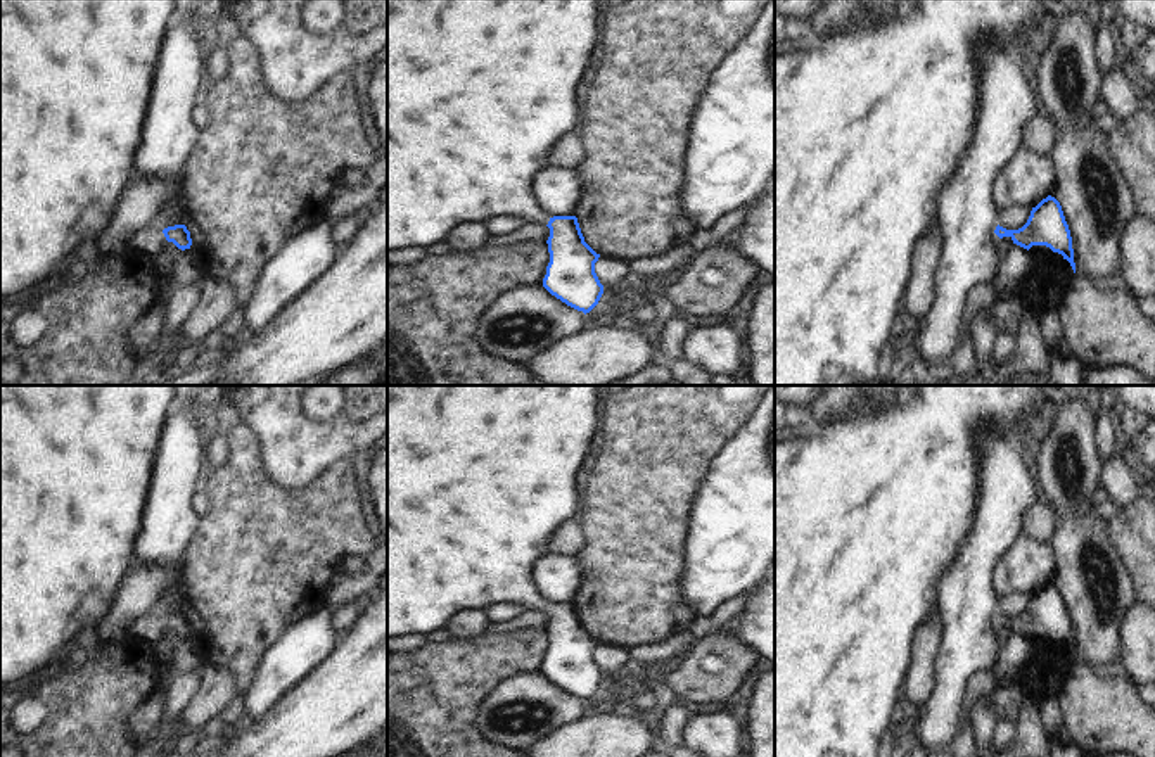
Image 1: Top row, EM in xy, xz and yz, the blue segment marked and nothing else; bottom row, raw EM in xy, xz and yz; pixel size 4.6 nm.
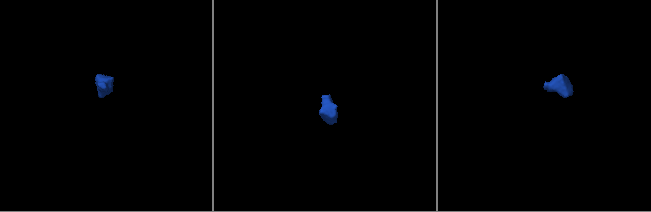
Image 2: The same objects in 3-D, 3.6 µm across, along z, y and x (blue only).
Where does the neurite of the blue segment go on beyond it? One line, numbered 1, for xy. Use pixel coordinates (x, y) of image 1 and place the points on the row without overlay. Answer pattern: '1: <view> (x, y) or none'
1: xy (153, 626)

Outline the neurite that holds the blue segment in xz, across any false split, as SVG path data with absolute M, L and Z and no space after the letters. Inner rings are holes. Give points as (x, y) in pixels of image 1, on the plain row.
M387 385L387 638L429 634L446 629L450 619L467 608L489 610L498 603L514 603L550 615L546 627L550 650L543 674L567 693L590 700L603 681L595 660L597 641L581 620L576 603L550 603L539 591L536 567L548 555L555 531L578 515L584 493L578 491L578 474L584 465L598 429L598 385Z

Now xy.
M156 612L126 622L126 636L150 638L154 641L159 641L166 629L173 629L182 638L190 636L190 619L185 612L175 612L164 617Z

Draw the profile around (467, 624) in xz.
M472 607L467 610L462 610L458 614L455 614L446 629L456 638L456 639L465 639L465 641L474 641L475 638L482 638L484 631L489 624L489 617L488 612L479 608L479 607Z

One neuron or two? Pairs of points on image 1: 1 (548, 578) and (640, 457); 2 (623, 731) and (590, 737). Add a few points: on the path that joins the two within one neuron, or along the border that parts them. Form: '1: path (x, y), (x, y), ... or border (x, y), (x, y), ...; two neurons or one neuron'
1: border (578, 555), (583, 566), (583, 590), (578, 597); two neurons
2: path (614, 737), (599, 737); one neuron

